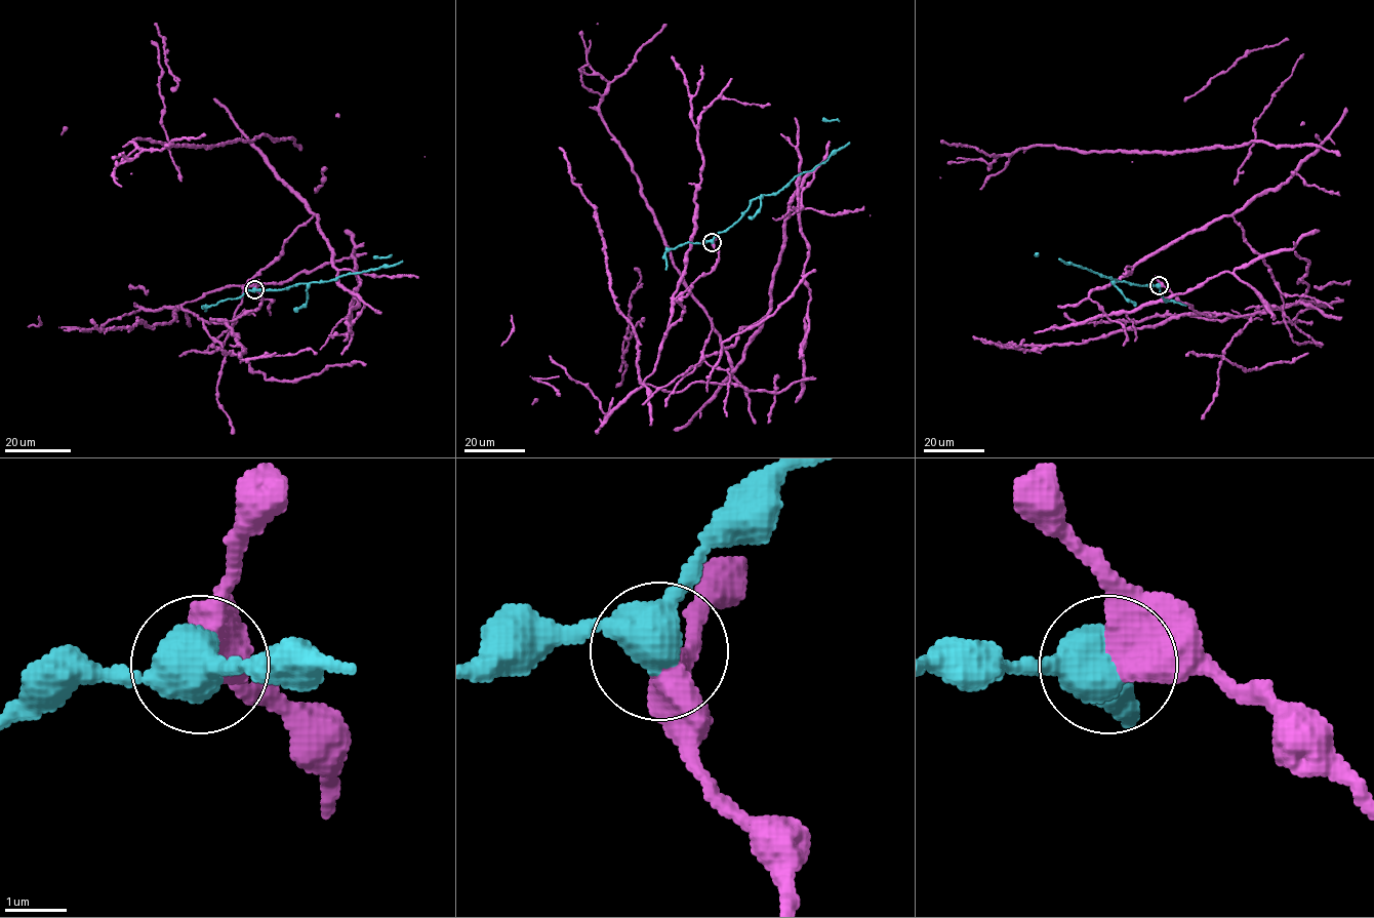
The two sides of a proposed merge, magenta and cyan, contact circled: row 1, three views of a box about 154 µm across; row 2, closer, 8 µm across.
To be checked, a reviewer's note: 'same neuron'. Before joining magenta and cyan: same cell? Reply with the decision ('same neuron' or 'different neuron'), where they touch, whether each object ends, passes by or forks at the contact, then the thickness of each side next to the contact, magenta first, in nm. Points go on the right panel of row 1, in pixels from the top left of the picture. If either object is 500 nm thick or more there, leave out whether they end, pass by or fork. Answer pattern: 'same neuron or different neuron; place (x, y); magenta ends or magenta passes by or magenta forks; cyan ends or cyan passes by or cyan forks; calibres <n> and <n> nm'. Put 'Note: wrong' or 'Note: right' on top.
Note: wrong
different neuron; place (1159, 285); calibres 650 and 550 nm

